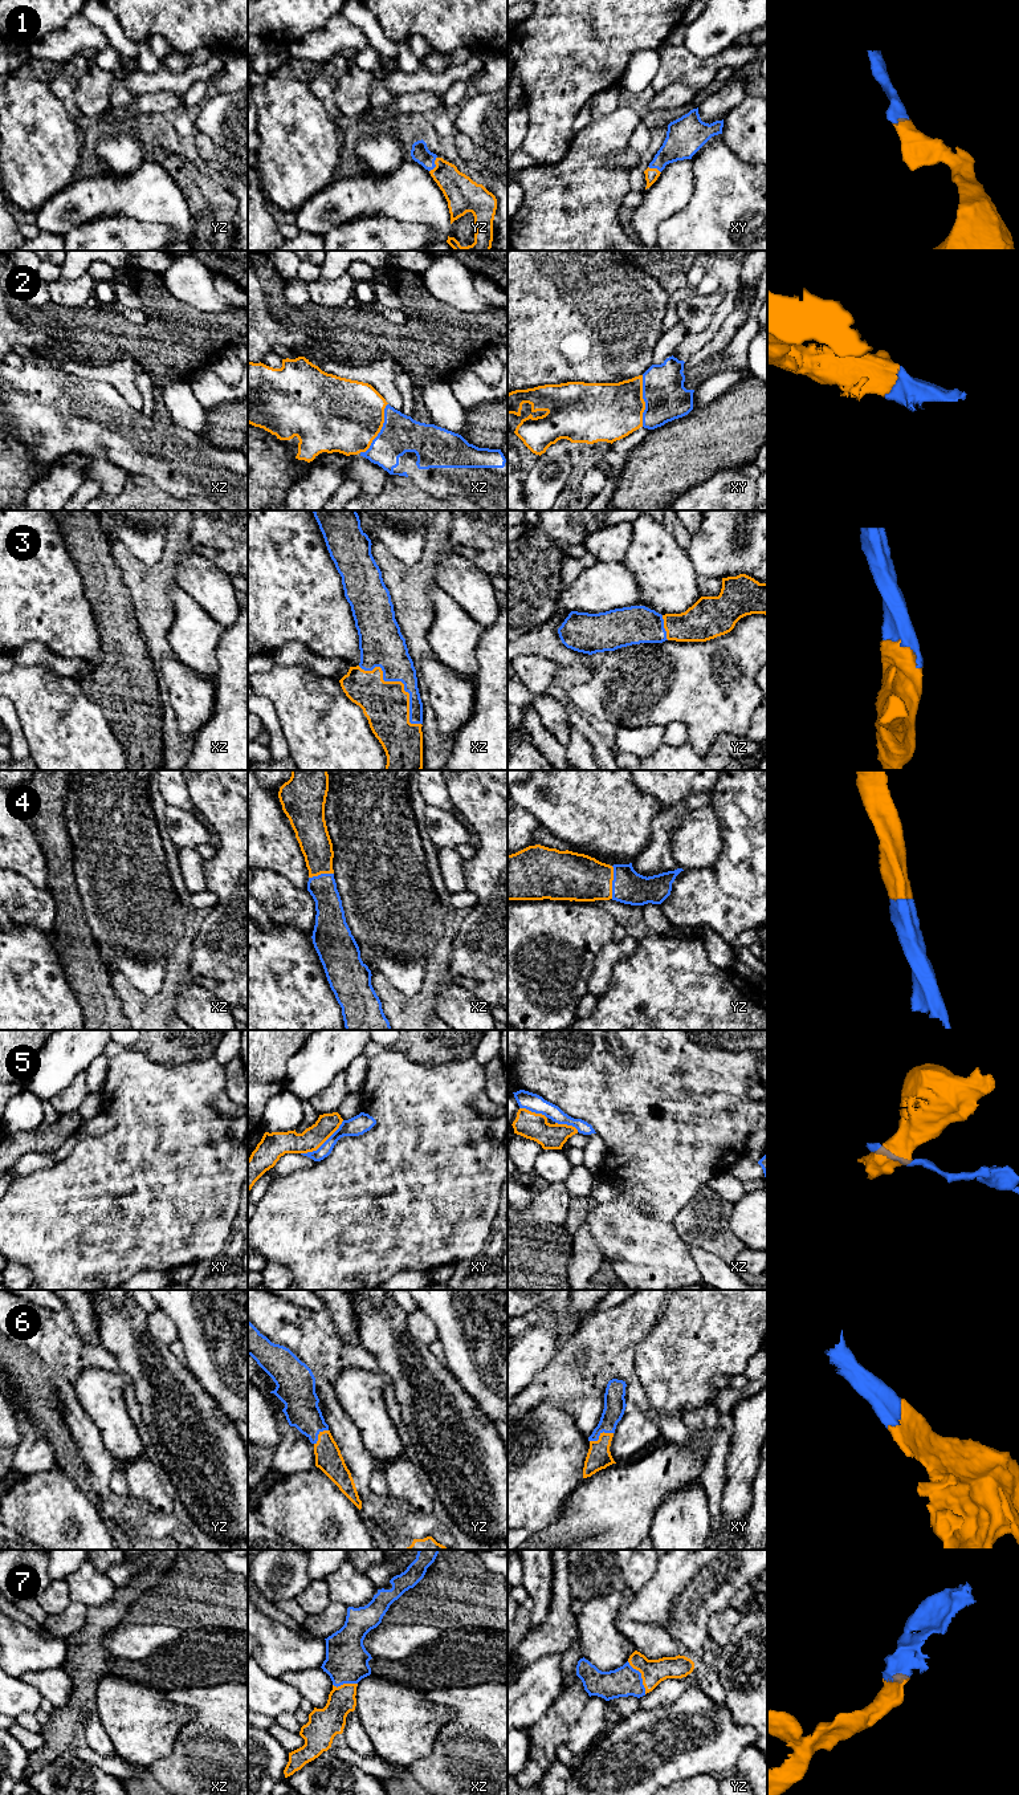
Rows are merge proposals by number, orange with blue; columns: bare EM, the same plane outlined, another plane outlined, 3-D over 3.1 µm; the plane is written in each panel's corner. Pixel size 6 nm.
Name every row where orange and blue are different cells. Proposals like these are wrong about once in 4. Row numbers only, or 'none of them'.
5

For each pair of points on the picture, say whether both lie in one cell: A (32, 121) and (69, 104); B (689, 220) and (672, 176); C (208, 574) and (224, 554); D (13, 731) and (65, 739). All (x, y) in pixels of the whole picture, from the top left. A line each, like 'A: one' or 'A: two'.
A: two
B: two
C: two
D: two

